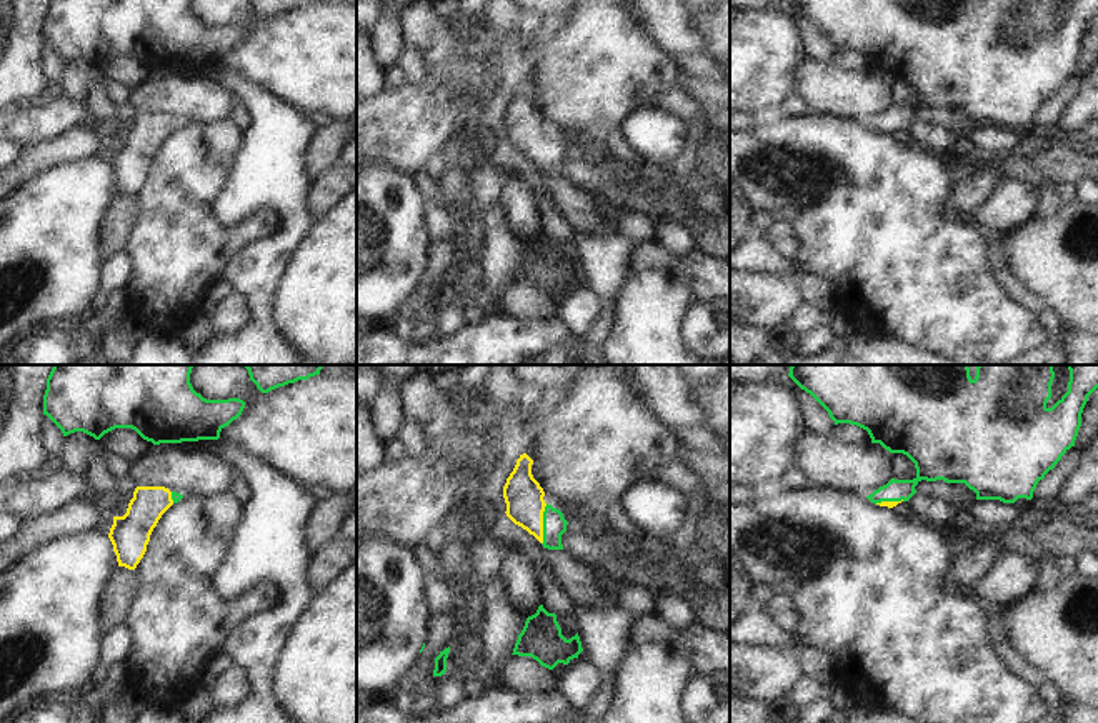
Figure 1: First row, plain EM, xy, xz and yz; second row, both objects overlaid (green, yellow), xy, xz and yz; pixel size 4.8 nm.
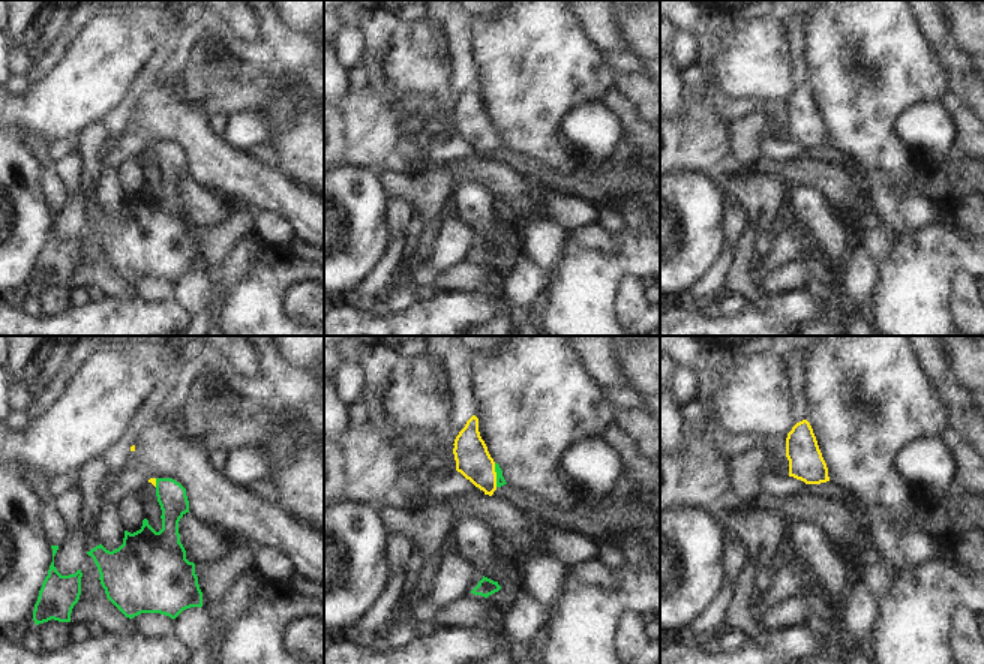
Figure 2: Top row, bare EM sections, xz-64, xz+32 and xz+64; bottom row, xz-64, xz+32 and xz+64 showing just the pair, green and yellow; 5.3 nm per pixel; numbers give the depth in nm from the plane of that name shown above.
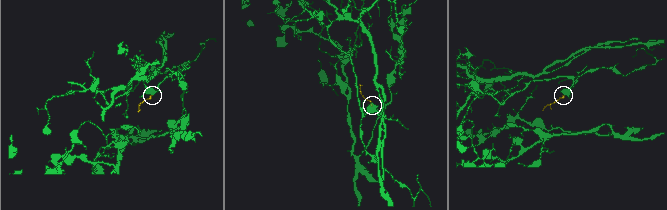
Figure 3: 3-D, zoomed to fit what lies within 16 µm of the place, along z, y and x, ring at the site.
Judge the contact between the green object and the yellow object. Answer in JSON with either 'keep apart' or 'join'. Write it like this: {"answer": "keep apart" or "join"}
{"answer": "join"}

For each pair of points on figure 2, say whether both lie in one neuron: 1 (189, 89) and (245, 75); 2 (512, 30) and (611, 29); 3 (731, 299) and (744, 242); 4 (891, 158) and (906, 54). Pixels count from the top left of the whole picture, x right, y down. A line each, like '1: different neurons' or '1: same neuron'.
1: same neuron
2: different neurons
3: different neurons
4: same neuron

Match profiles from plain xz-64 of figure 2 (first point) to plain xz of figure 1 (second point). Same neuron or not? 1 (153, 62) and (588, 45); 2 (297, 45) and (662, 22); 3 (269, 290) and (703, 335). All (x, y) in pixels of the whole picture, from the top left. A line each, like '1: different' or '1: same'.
1: different
2: same
3: different

